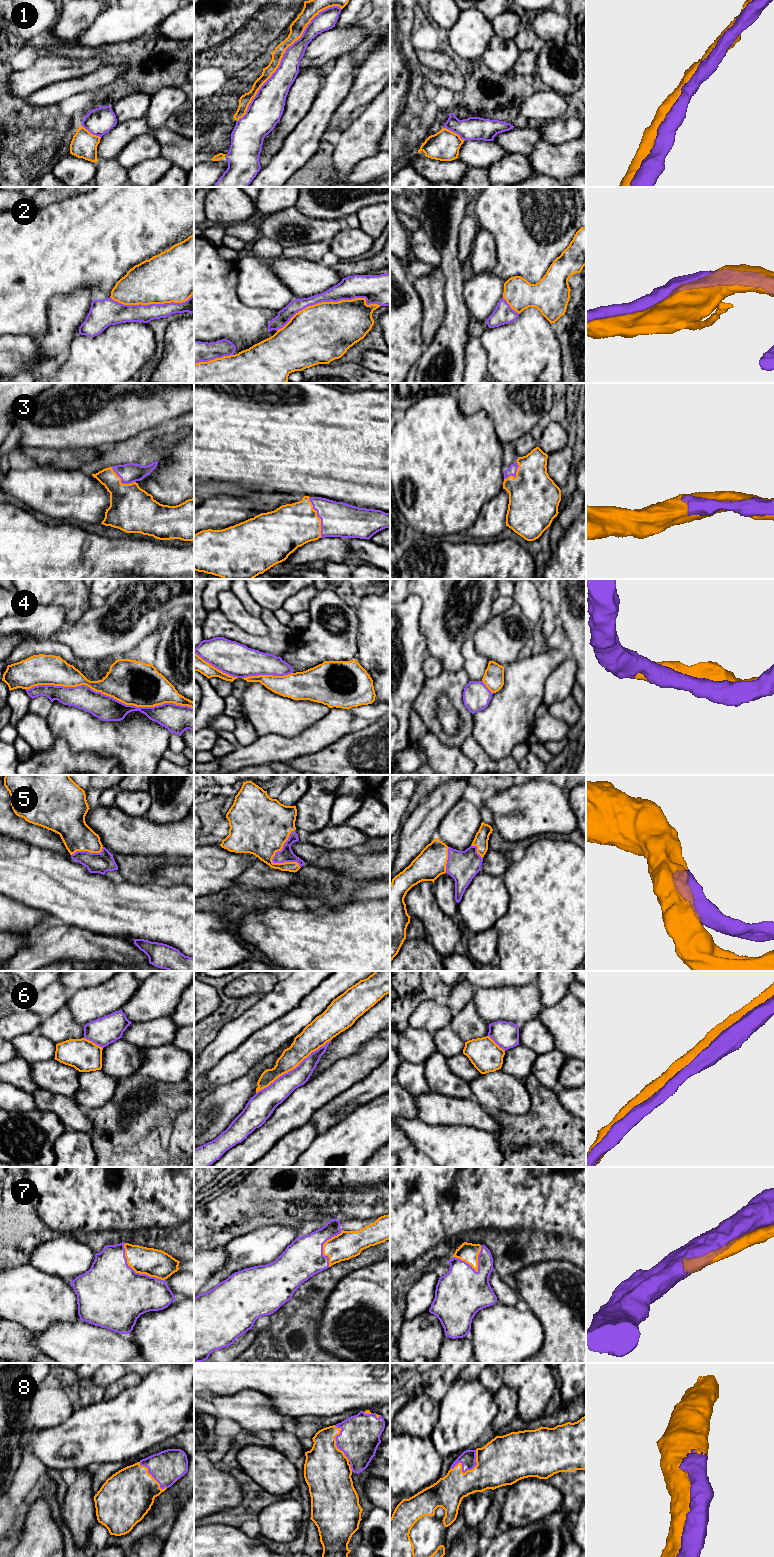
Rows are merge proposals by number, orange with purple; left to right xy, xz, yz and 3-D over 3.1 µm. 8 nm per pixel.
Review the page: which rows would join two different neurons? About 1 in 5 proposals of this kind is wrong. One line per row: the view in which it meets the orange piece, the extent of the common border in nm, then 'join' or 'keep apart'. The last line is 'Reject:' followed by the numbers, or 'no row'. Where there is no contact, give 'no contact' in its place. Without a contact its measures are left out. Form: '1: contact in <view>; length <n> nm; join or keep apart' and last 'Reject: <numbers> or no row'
1: contact in xz; length 1250 nm; keep apart
2: contact in xz; length 850 nm; join
3: contact in xz; length 340 nm; join
4: contact in xy; length 1350 nm; join
5: contact in xz; length 320 nm; join
6: contact in xz; length 750 nm; keep apart
7: contact in xy; length 440 nm; join
8: contact in yz; length 260 nm; join
Reject: 1, 6

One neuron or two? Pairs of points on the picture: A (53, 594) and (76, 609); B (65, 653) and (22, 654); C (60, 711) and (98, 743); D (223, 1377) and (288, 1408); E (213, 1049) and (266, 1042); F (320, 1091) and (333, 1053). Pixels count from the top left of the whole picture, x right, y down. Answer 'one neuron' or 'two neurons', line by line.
A: one neuron
B: one neuron
C: one neuron
D: one neuron
E: two neurons
F: two neurons

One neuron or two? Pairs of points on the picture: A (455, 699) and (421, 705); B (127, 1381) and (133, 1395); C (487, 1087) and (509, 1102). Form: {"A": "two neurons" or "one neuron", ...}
{"A": "one neuron", "B": "two neurons", "C": "one neuron"}

